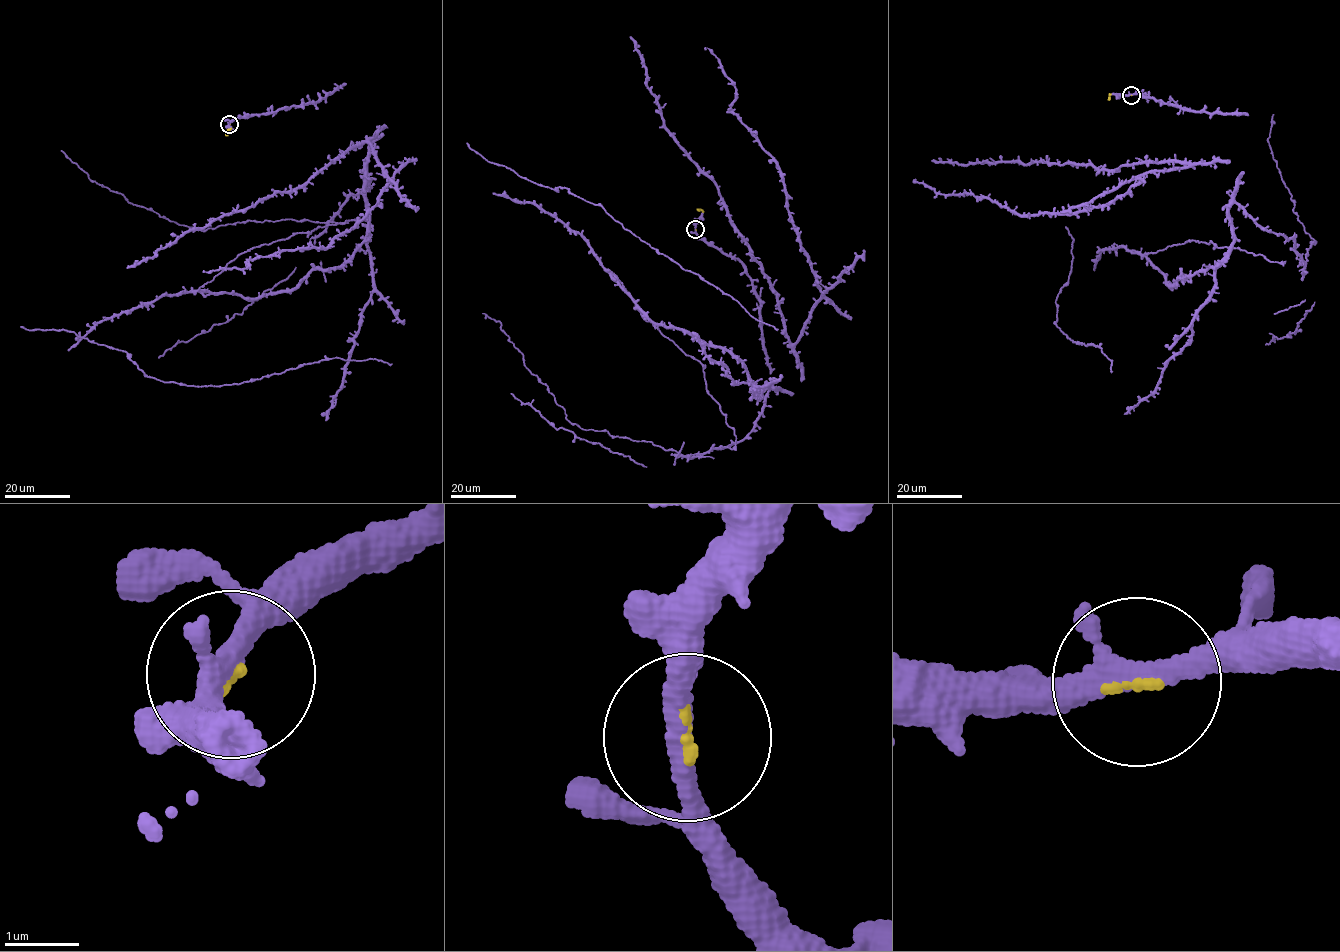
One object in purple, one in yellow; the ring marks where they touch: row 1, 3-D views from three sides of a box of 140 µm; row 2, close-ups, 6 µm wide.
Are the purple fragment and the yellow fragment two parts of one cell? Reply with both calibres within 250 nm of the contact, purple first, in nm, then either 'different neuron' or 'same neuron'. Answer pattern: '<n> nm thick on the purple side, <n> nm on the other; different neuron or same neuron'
260 nm thick on the purple side, 80 nm on the other; same neuron

